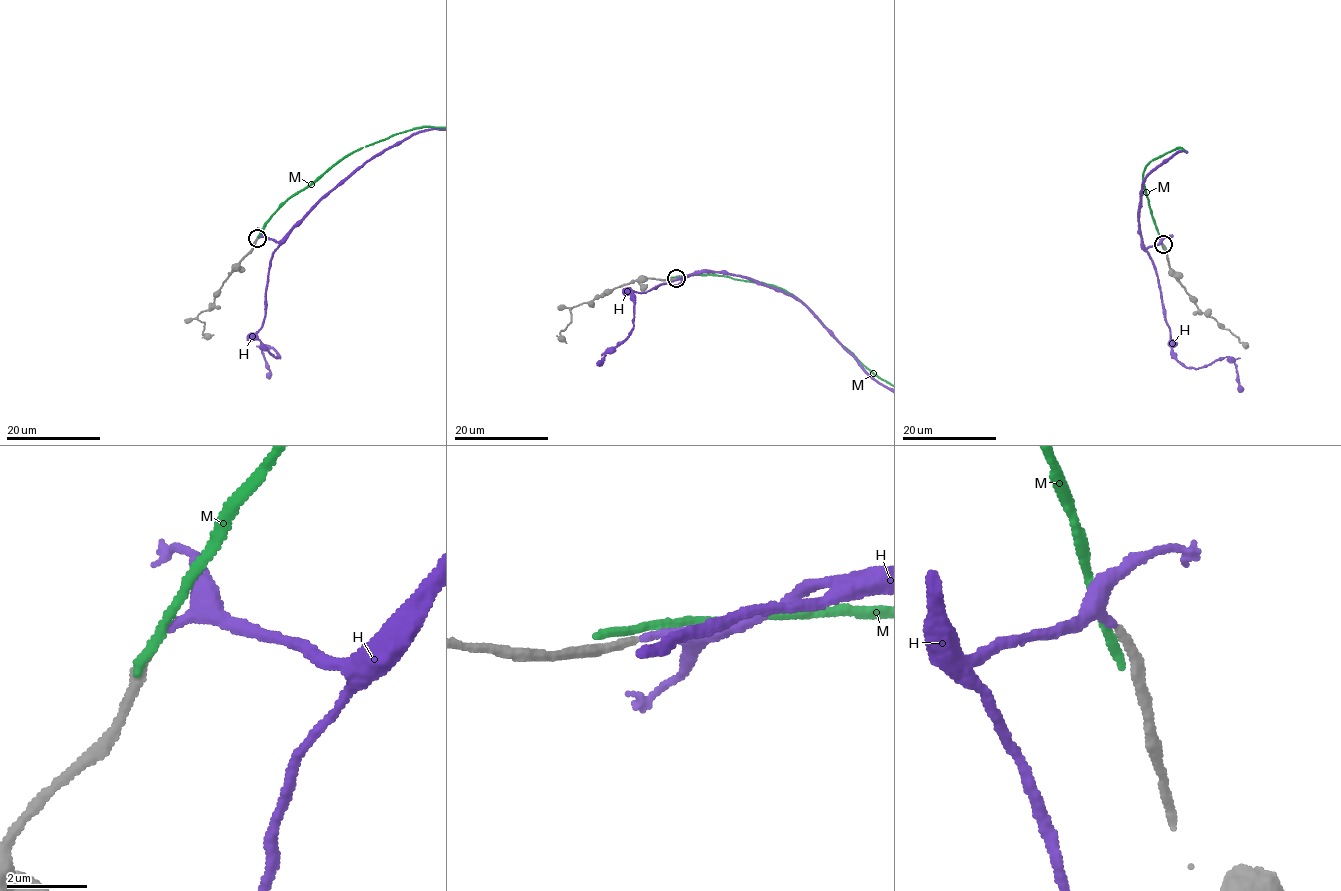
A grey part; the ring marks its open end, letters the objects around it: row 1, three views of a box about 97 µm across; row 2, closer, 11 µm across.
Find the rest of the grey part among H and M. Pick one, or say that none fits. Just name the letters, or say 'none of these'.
H

